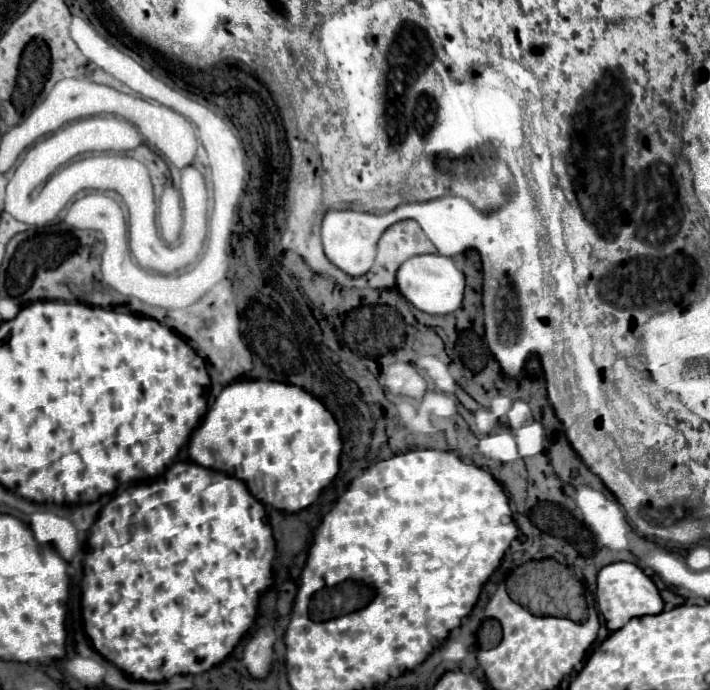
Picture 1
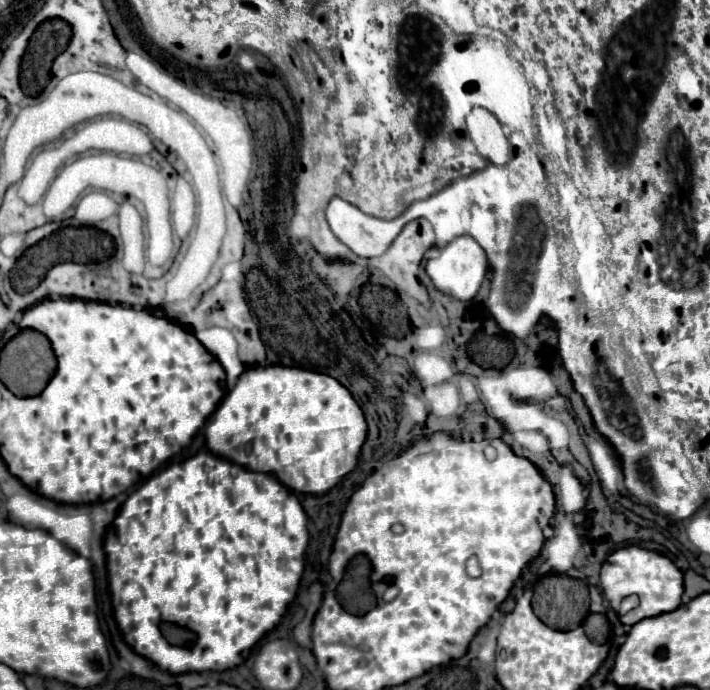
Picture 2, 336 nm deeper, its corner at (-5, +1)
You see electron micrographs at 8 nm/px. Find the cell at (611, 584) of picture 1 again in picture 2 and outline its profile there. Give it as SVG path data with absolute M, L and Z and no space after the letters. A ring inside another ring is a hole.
M623 546L623 548L615 550L613 554L609 554L607 560L603 562L601 588L615 612L619 612L619 602L625 596L629 596L629 594L639 596L639 600L641 600L639 608L621 616L623 624L633 626L643 618L677 610L677 606L681 604L681 594L683 594L683 572L673 564L673 560L669 560L667 556L663 556L655 550L647 550L641 546Z

